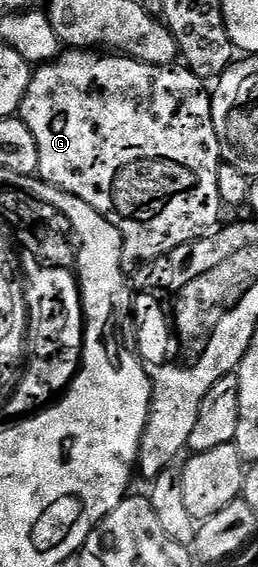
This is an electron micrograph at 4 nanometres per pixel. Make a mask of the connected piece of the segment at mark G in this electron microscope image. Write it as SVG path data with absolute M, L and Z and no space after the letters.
M69 48L67 51L61 52L56 60L39 66L33 72L30 87L26 87L26 95L22 99L18 115L24 120L26 127L30 127L30 135L34 135L34 143L38 143L36 173L40 180L82 199L82 203L90 203L90 207L94 207L94 211L98 211L106 220L114 223L114 227L118 227L124 240L124 250L120 262L124 264L125 269L143 270L144 265L150 264L151 261L156 261L159 257L167 258L172 250L198 241L201 237L209 236L221 224L222 202L218 191L218 171L222 164L222 158L218 135L214 131L212 122L212 95L209 86L199 77L194 76L188 68L181 67L176 63L147 65L138 59L117 55L112 51L99 53L91 49Z

